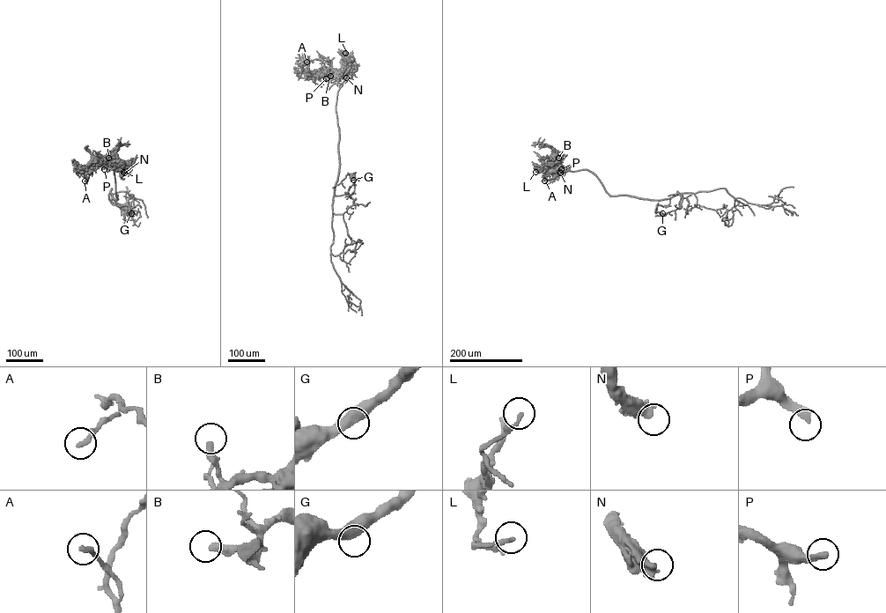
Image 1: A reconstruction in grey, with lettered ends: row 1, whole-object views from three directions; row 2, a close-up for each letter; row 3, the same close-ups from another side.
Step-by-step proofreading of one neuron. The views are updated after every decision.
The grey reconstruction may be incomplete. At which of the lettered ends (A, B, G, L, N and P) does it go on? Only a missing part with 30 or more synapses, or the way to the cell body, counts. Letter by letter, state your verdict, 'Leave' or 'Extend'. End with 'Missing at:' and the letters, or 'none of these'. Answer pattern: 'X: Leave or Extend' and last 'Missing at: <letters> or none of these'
A: Leave
B: Leave
G: Leave
L: Leave
N: Extend
P: Extend
Missing at: N, P

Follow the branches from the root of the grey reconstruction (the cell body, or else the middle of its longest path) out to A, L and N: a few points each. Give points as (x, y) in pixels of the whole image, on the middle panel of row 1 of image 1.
A: (339, 166), (335, 105), (344, 77), (310, 77), (306, 62)
L: (339, 166), (335, 105), (337, 91), (350, 68), (345, 53)
N: (339, 166), (335, 105), (337, 91), (346, 77)

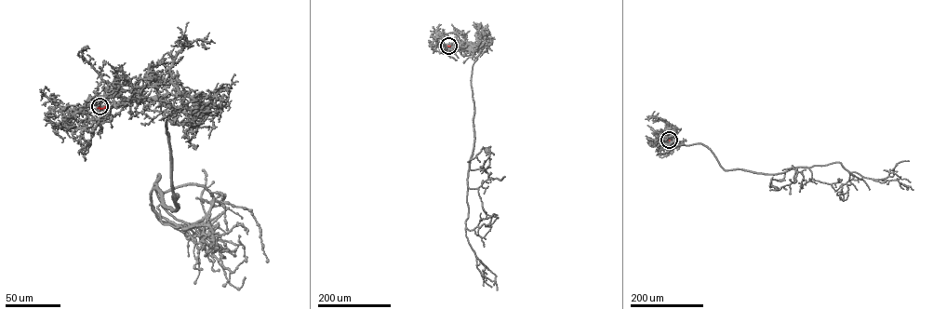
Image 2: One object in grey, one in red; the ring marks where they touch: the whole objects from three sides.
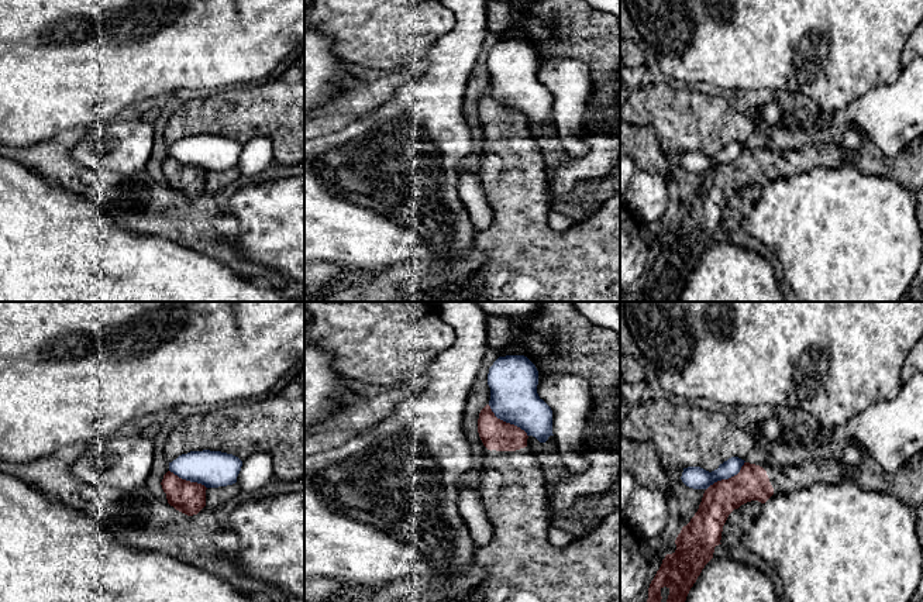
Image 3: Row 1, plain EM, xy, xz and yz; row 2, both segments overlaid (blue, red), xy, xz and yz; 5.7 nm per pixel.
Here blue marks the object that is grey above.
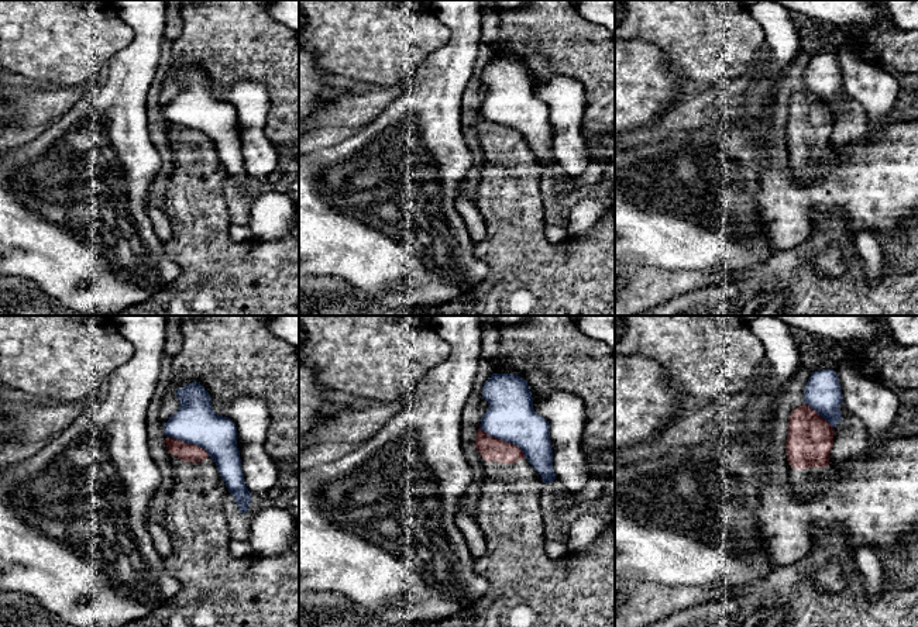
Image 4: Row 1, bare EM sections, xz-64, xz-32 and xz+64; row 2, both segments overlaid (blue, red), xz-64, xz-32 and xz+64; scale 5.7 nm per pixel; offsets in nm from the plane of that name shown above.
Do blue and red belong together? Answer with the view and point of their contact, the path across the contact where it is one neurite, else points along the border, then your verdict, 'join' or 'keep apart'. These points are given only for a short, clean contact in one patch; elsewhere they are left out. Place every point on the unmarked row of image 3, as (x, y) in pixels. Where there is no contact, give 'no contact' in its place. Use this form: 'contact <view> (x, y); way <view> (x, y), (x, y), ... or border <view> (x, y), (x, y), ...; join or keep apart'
contact xz (508, 106); border xz (488, 89), (498, 102), (519, 110), (527, 120); keep apart

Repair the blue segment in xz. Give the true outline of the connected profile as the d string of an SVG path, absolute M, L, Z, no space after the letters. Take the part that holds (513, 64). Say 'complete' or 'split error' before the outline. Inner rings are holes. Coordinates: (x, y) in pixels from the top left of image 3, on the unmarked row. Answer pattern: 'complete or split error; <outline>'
complete; M524 39L499 41L489 52L489 90L495 100L545 127L552 118L552 94L538 80L538 55Z

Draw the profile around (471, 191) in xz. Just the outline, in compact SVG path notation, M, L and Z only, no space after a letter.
M464 169L458 179L458 196L466 207L473 228L481 233L493 223L493 210L479 173Z

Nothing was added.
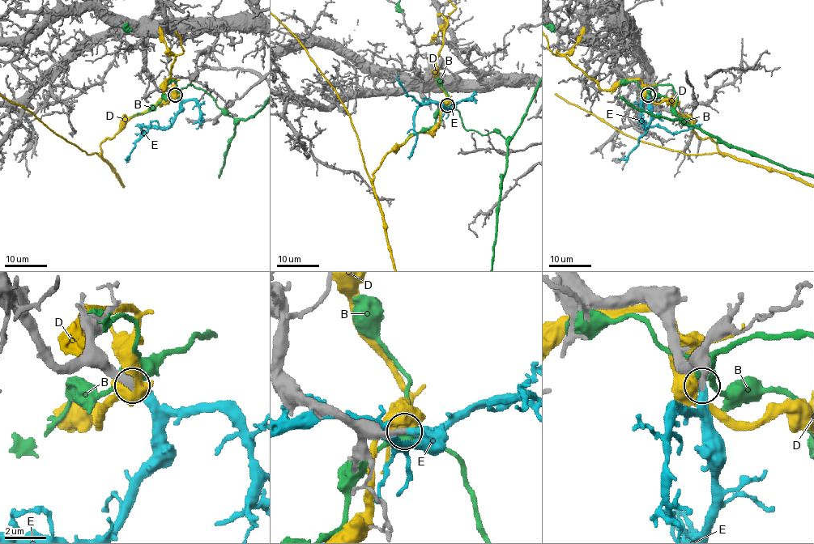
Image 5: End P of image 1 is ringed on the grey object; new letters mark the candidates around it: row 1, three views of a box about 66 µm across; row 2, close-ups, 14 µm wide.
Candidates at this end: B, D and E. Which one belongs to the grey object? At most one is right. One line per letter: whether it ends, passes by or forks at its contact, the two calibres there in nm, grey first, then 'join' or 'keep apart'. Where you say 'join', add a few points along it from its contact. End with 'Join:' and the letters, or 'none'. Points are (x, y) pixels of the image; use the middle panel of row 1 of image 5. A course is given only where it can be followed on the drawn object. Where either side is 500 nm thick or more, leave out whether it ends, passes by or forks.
B: it forks there; 480 nm thick on the grey side, 480 nm on the other; keep apart
D: 400 nm thick on the grey side, 550 nm on the other; keep apart
E: it ends there; 380 nm thick on the grey side, 440 nm on the other; join; it runs (448, 105), (451, 108), (437, 103), (424, 103), (416, 111), (414, 118), (416, 144), (408, 159)
Join: E

